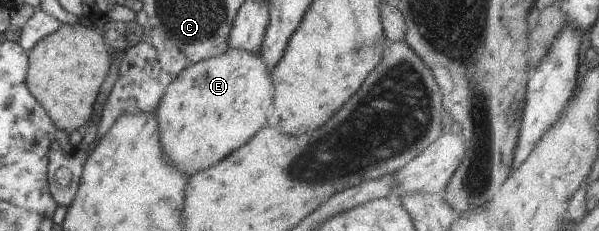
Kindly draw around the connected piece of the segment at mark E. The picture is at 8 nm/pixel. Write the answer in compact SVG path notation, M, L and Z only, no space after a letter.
M226 48L224 53L204 58L185 67L167 86L155 109L158 123L158 141L167 162L190 177L218 163L228 153L246 143L262 126L273 100L274 82L271 70L264 65L259 54L241 49Z

